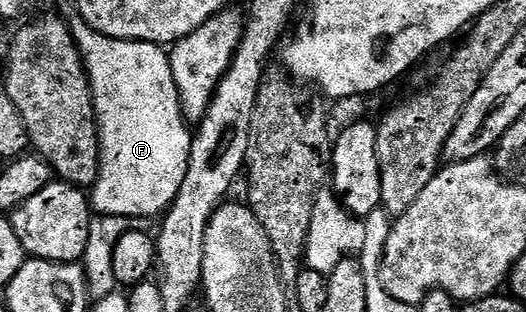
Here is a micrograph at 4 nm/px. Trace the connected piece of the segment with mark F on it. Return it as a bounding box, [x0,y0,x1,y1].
[69,17,193,219]

